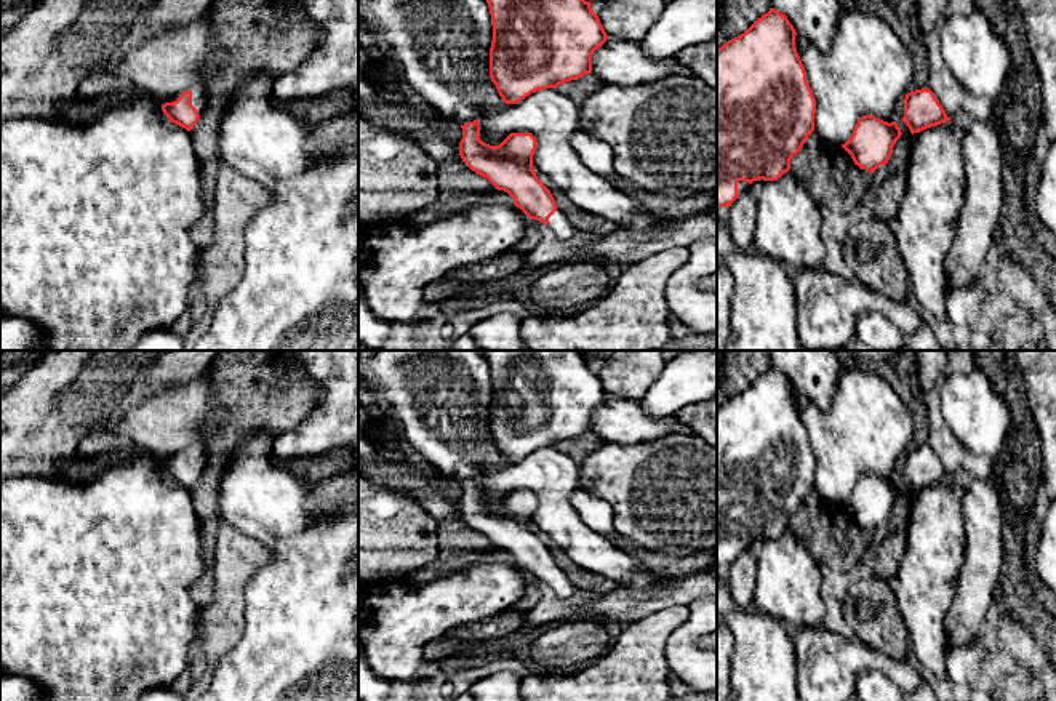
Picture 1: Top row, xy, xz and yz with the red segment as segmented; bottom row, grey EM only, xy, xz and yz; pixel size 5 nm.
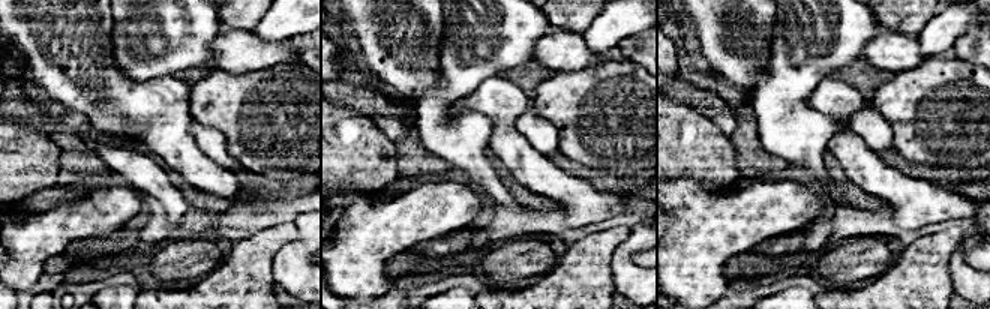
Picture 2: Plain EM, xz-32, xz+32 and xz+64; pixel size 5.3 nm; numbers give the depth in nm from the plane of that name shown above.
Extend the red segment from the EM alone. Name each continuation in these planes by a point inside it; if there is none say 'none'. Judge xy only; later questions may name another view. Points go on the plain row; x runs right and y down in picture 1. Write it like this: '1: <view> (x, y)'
1: xy (199, 448)

